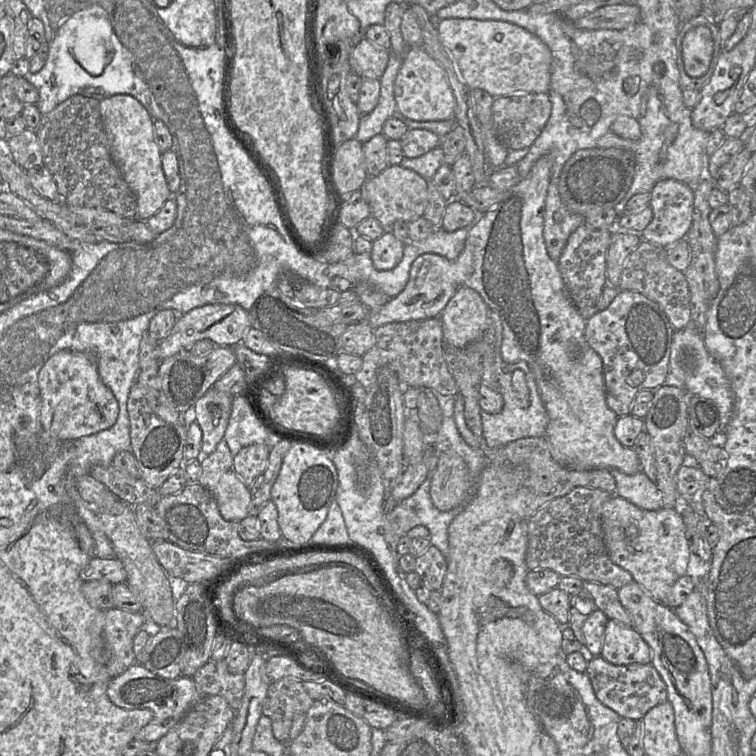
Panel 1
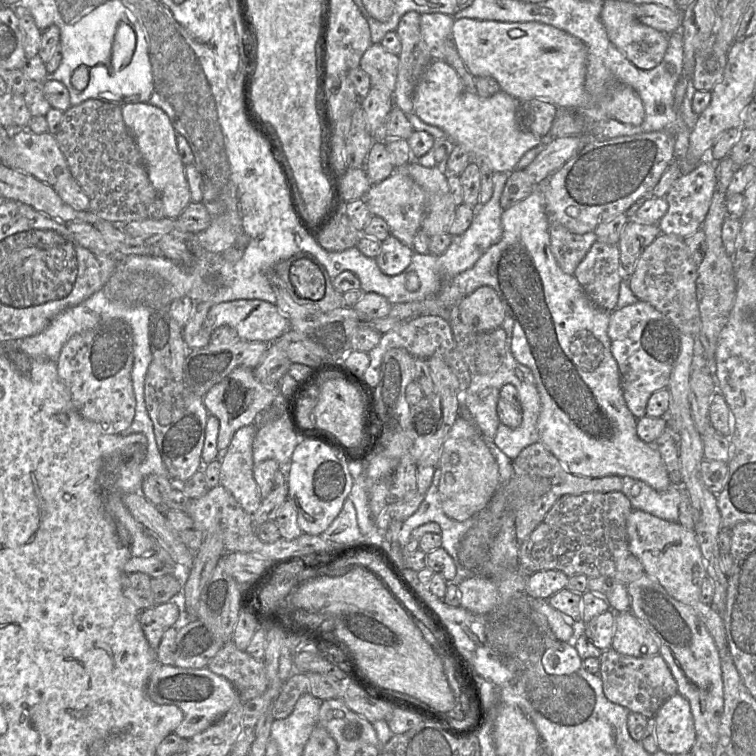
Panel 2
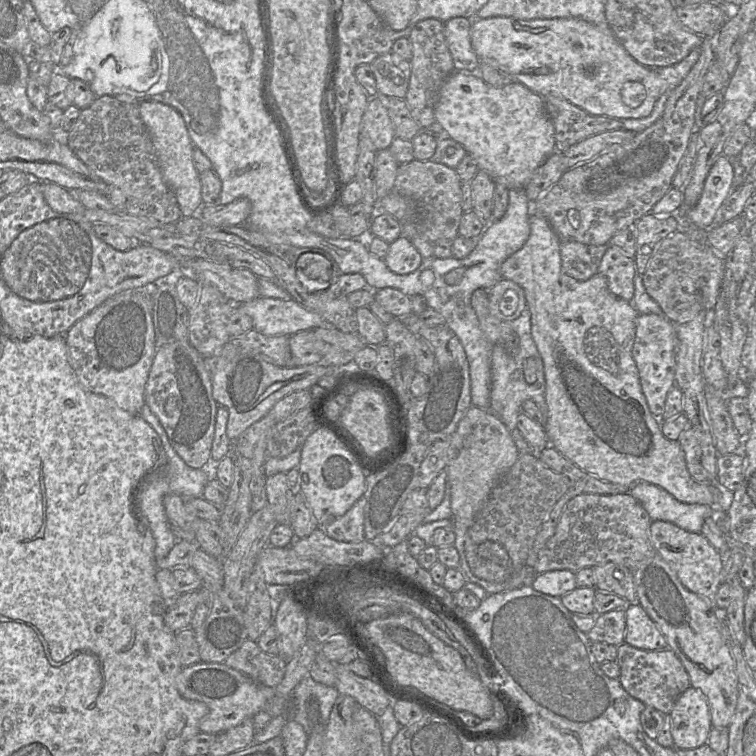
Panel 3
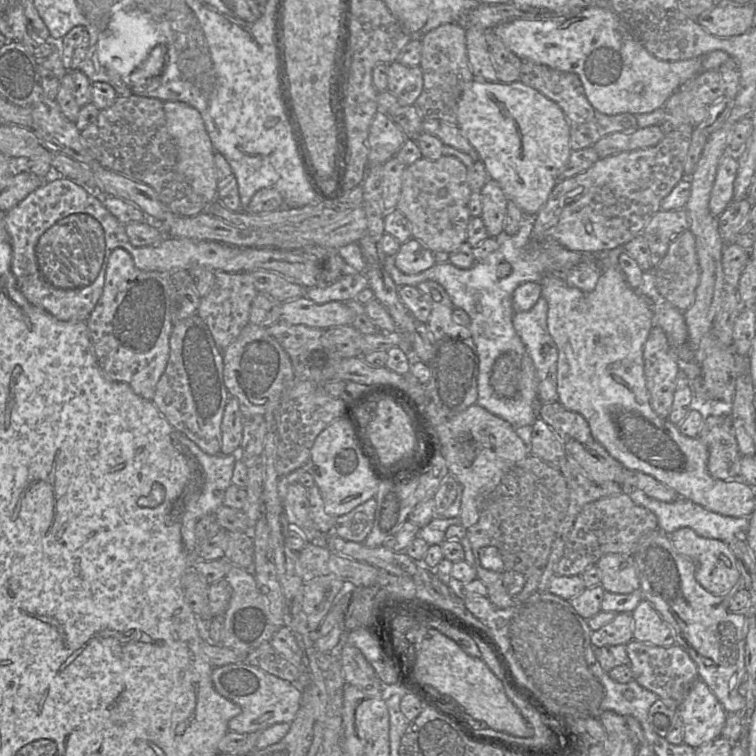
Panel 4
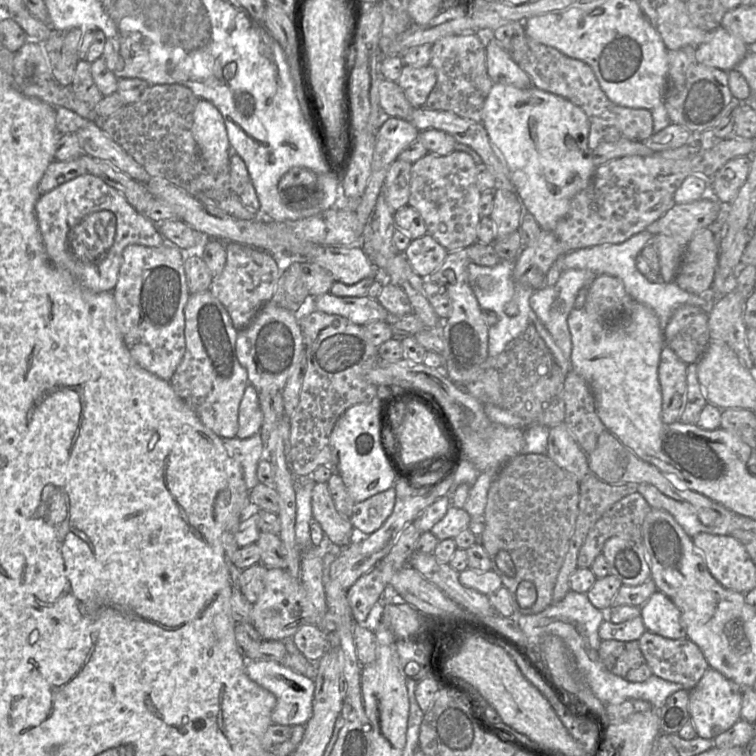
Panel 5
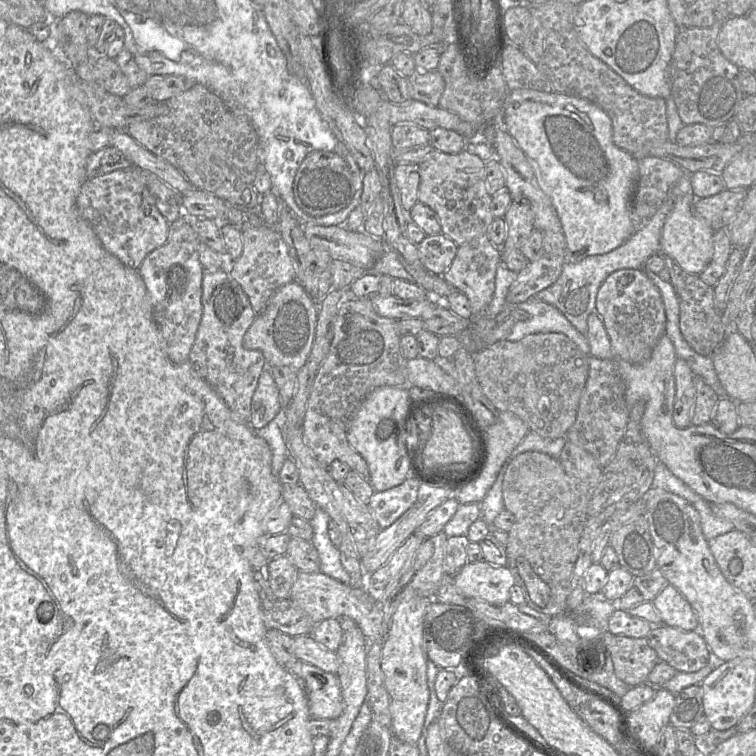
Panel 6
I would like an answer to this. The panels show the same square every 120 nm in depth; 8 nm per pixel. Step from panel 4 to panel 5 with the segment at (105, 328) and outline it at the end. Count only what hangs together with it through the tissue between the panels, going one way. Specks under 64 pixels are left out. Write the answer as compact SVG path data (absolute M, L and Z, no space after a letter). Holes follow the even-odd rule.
M165 241L157 247L129 245L123 252L118 280L112 291L118 326L132 358L143 369L166 381L170 381L185 352L184 308L191 295L184 269L186 256L186 252Z

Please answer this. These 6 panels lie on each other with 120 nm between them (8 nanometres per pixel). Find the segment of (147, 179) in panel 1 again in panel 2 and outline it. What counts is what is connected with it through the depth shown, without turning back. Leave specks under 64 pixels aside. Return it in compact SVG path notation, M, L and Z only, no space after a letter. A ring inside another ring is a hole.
M127 102L121 105L123 121L132 134L144 161L148 178L160 194L164 217L176 219L192 202L185 174L185 165L178 153L176 130L167 114L145 102Z

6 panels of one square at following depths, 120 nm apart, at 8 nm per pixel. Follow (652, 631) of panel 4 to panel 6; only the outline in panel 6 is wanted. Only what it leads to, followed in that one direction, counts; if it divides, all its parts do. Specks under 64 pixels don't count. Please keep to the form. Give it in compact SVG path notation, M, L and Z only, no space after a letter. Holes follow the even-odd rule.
M672 585L665 587L653 600L662 624L683 630L698 631L698 619L685 597Z

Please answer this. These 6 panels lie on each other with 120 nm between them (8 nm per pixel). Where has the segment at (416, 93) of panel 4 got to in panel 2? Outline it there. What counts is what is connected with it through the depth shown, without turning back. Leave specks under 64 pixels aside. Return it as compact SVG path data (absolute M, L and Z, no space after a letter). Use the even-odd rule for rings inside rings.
M372 43L361 57L359 67L364 70L371 85L384 93L394 93L399 57L387 51L380 43Z

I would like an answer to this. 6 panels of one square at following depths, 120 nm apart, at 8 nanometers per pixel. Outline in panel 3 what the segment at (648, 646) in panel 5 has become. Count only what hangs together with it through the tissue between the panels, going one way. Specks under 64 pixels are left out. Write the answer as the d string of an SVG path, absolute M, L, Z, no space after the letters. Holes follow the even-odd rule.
M622 643L617 647L616 662L620 666L618 677L627 693L661 712L668 714L678 697L691 687L690 677L678 656L669 648L663 650L643 650Z

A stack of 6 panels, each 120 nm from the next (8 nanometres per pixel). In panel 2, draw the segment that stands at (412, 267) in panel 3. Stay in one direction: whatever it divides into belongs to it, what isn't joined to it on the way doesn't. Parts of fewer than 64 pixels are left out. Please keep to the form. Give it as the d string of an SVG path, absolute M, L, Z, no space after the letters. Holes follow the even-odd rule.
M390 235L381 242L381 251L375 258L380 270L389 276L402 273L411 263L414 250Z

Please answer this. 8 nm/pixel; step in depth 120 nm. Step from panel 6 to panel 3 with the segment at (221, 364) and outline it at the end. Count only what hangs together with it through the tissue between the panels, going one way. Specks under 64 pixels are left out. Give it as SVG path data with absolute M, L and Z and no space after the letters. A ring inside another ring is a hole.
M180 340L157 348L145 387L145 403L149 406L151 412L157 417L160 424L162 425L173 450L185 462L187 466L195 469L200 469L210 461L211 445L215 430L215 418L218 404L213 397L211 374L205 366L204 356L199 353L199 351L195 349L188 340Z

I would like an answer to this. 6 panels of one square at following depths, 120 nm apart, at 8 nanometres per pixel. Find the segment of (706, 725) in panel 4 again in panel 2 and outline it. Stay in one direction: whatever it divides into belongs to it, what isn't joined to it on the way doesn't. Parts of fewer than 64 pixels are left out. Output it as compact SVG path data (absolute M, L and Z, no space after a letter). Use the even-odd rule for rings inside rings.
M681 694L669 698L652 718L658 749L668 754L683 754L697 740L689 701Z

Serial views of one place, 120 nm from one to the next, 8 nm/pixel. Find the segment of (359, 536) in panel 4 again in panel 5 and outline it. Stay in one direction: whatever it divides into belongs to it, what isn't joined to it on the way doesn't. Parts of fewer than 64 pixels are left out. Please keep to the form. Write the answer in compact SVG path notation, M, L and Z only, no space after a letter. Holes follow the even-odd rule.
M394 487L356 503L349 520L354 529L365 535L377 531L391 515L396 499Z

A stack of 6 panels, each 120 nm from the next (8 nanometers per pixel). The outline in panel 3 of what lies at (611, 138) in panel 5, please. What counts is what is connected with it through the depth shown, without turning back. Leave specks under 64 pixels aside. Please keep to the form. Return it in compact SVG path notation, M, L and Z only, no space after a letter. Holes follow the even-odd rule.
M543 97L555 129L555 149L562 153L572 145L596 134L619 130L620 119L591 115L564 98Z

